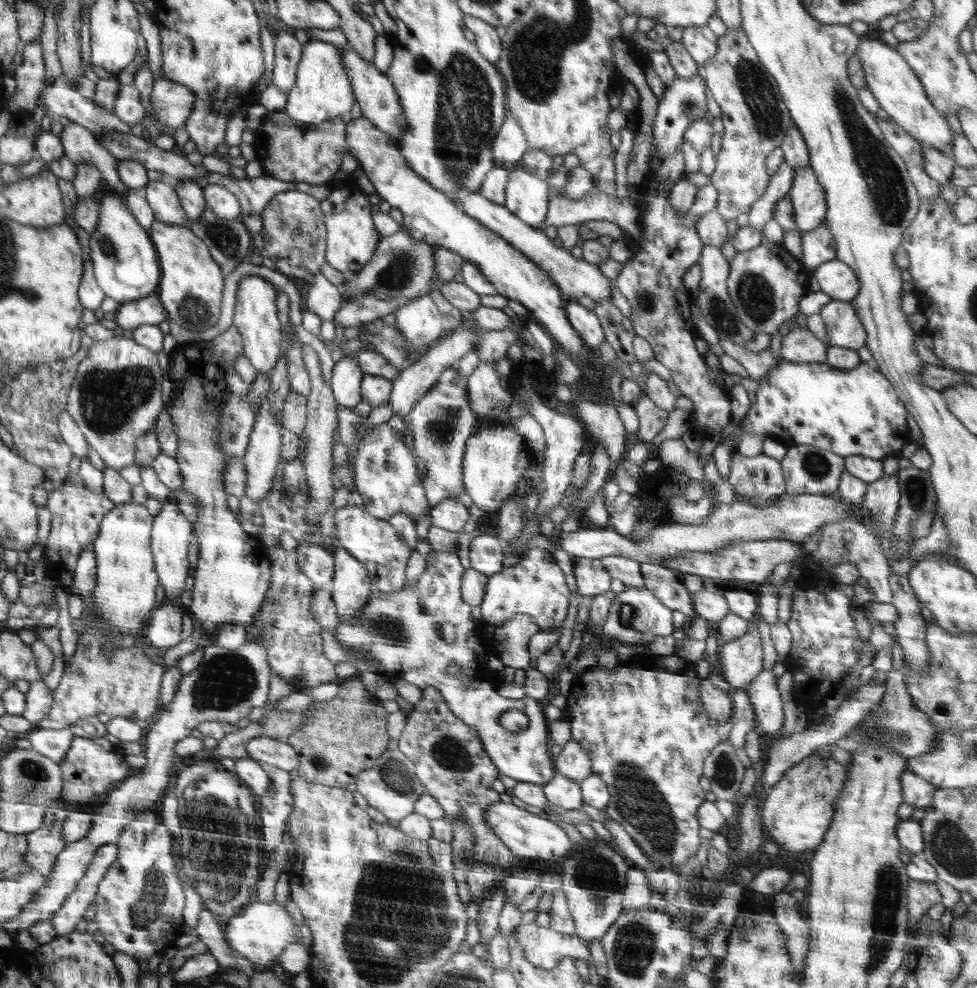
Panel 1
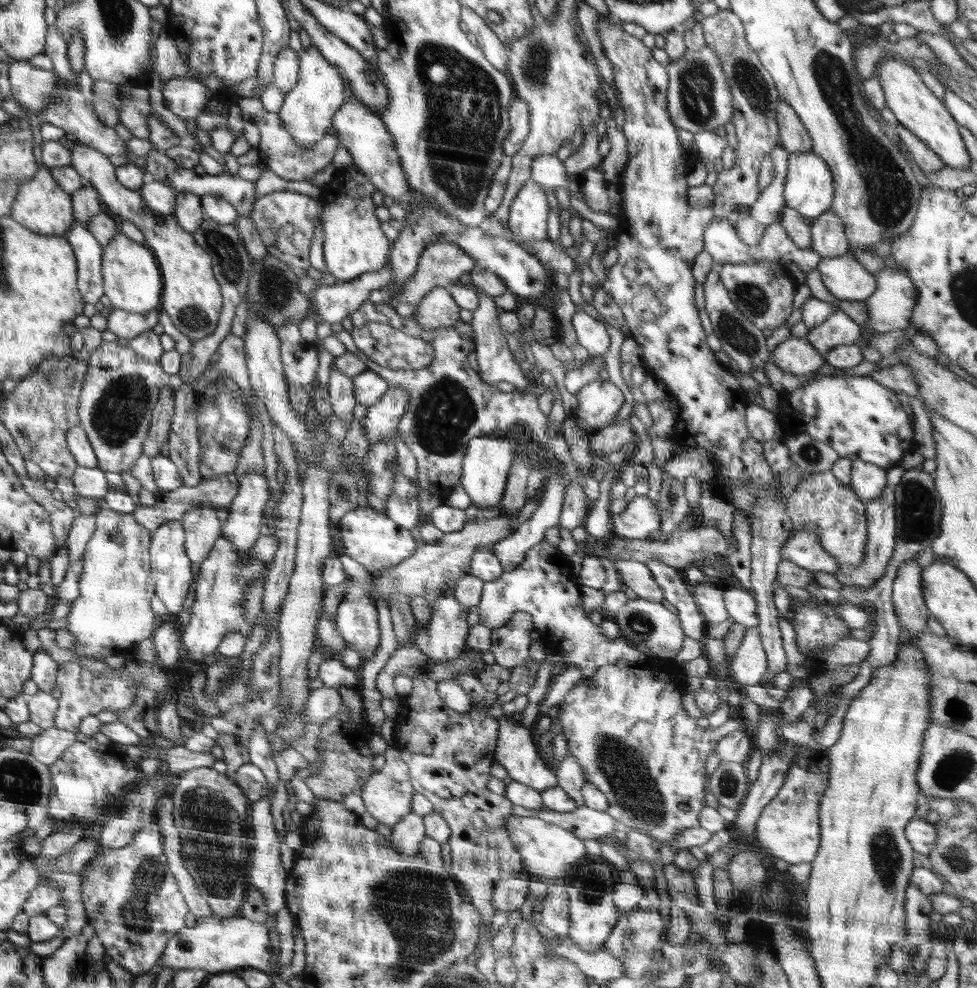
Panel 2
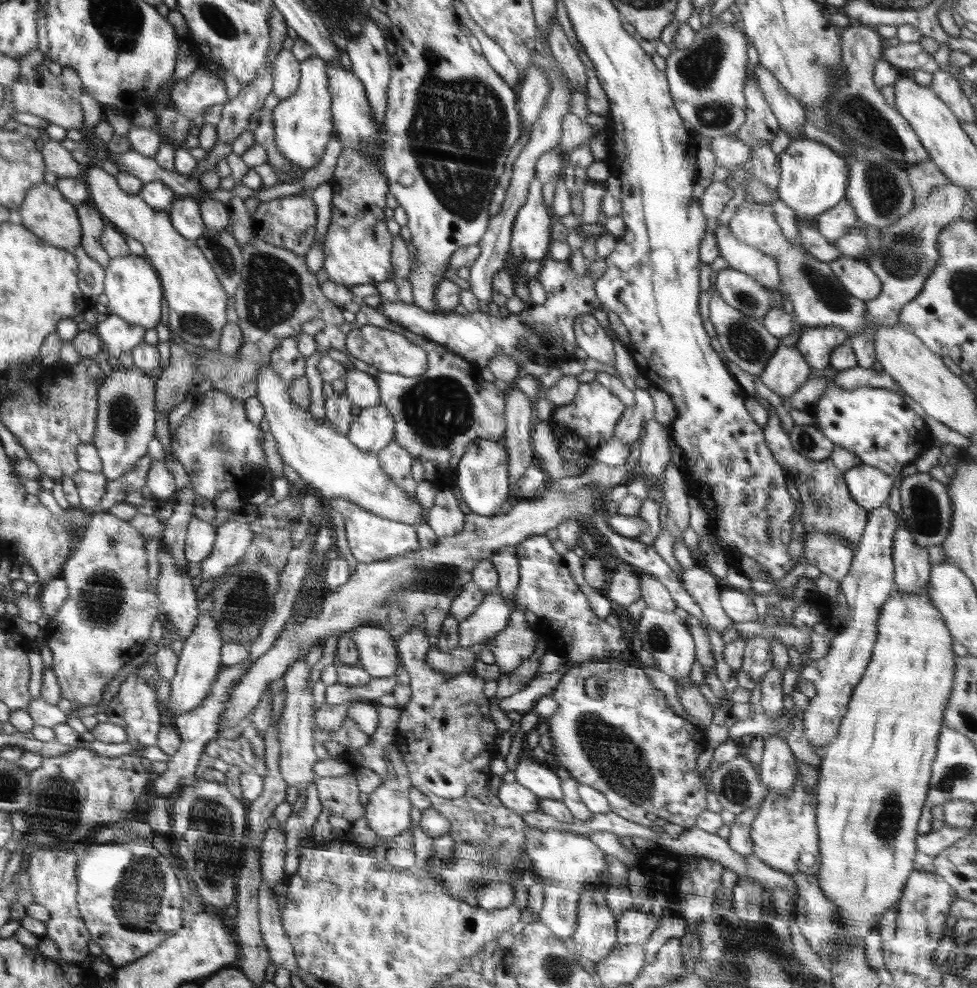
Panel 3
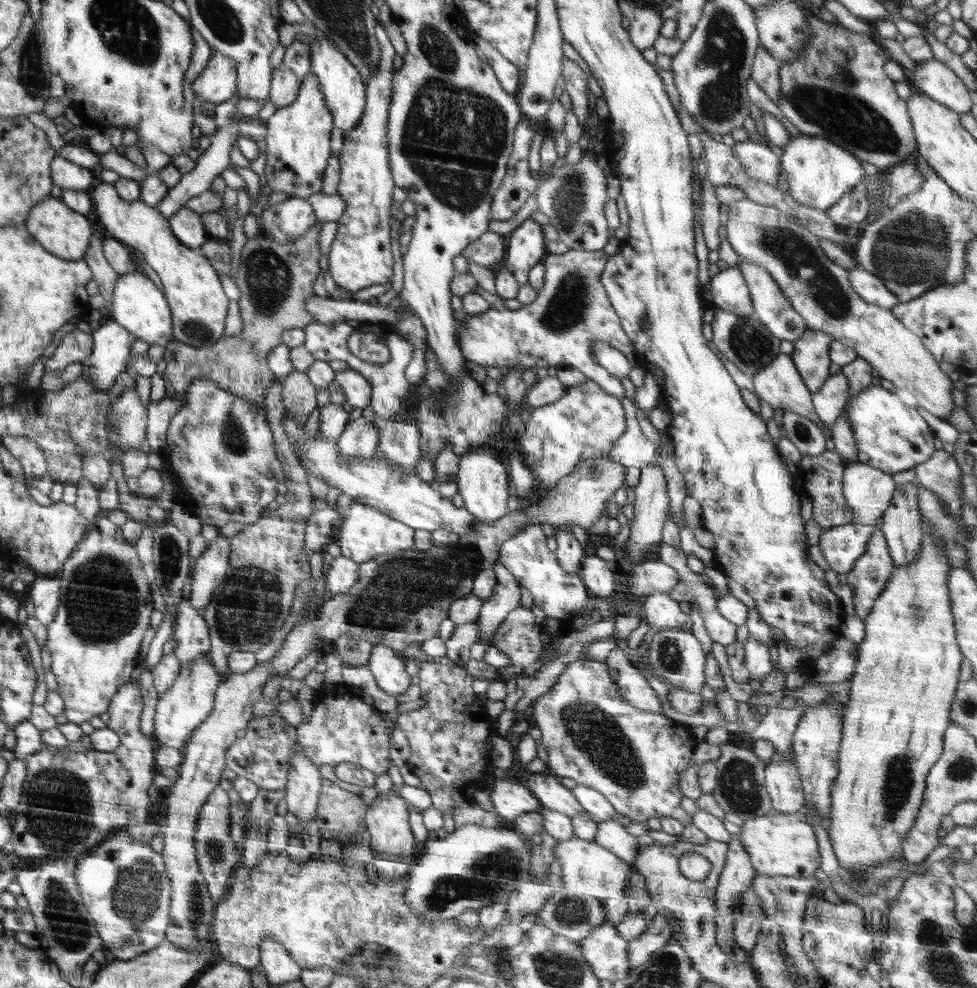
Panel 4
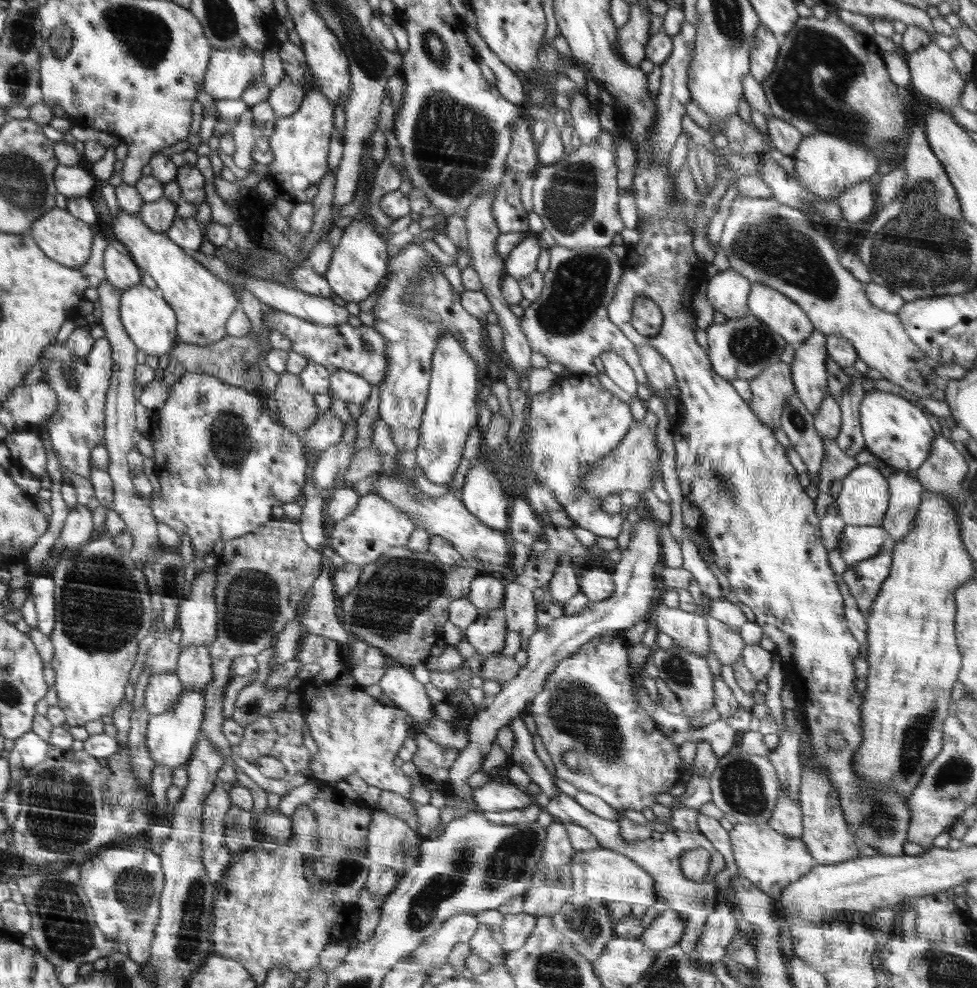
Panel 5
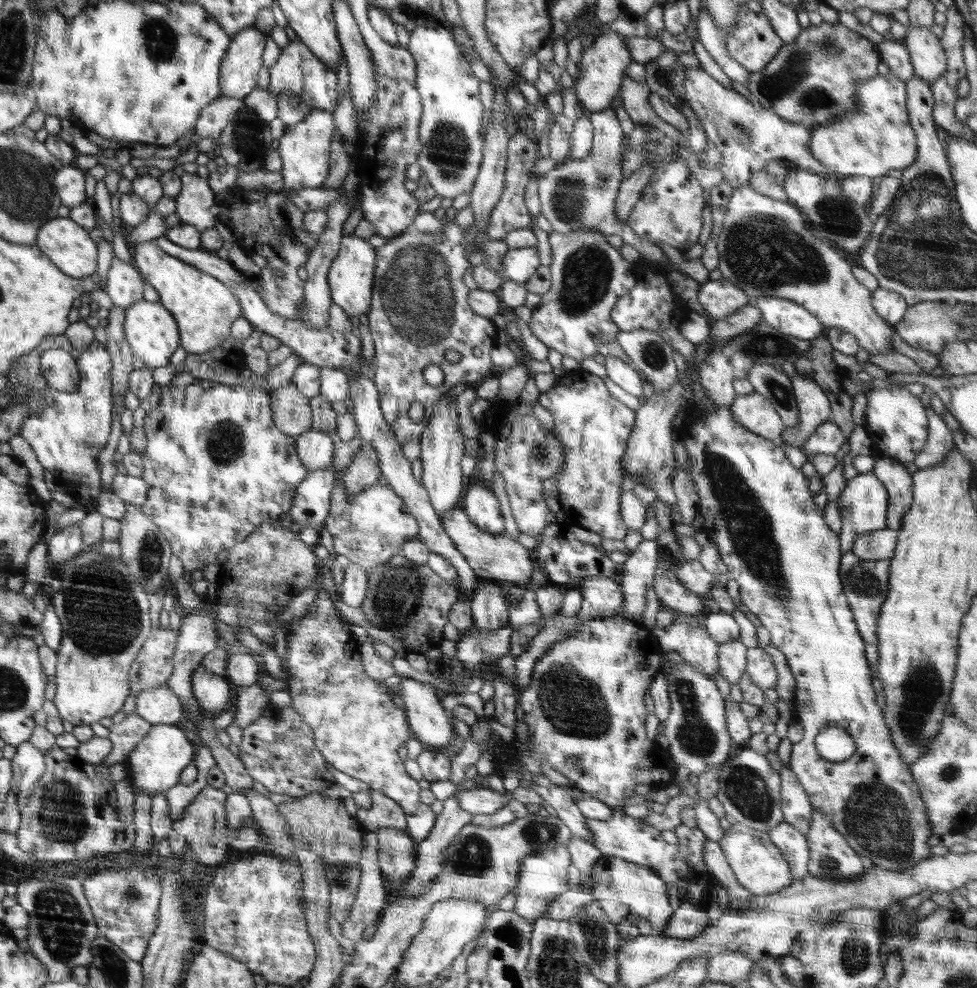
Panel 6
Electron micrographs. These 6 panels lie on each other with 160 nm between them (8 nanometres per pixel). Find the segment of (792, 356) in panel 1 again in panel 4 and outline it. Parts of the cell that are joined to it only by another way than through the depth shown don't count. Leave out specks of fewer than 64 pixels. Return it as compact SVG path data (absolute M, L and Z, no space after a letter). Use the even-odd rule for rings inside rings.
M781 353L760 372L752 376L757 395L774 410L790 410L809 418L818 425L826 440L832 438L826 424L822 424L814 406L811 392L804 384L793 358Z

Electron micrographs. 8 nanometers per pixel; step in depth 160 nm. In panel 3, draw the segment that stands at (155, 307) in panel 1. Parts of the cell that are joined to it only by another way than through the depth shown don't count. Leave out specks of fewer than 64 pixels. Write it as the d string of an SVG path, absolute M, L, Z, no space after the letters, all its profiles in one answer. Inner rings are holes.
M108 314L108 317L94 327L98 332L99 340L107 344L105 356L112 354L112 358L120 356L121 352L132 350L143 341L145 328L135 325L122 317Z

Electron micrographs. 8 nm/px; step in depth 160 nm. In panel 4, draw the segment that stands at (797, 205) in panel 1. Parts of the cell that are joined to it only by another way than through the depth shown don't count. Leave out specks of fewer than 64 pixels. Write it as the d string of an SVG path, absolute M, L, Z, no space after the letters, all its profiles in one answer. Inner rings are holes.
M812 134L793 137L783 148L780 160L781 168L784 168L787 176L789 195L804 206L824 211L867 176L859 158L837 144Z

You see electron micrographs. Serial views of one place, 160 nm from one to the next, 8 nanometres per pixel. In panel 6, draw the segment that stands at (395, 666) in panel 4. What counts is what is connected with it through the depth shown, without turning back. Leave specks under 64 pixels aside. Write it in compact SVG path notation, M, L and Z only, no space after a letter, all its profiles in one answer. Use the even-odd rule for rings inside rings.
M403 678L398 692L412 736L420 740L424 748L442 750L451 741L455 728L436 696L436 688Z

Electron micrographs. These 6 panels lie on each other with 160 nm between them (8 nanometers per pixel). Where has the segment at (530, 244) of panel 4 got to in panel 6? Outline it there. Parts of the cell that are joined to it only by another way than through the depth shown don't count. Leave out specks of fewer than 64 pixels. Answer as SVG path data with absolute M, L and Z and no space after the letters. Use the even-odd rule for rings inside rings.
M535 247L509 250L502 257L503 272L508 280L524 284L540 266L539 254Z

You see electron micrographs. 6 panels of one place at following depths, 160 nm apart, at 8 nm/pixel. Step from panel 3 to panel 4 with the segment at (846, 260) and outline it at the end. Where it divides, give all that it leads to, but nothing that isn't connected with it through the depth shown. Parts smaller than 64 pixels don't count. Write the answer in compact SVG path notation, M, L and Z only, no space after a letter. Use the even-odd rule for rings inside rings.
M860 265L848 269L848 278L850 286L866 301L878 306L891 309L892 306L898 304L899 300L893 292L890 292L882 280Z

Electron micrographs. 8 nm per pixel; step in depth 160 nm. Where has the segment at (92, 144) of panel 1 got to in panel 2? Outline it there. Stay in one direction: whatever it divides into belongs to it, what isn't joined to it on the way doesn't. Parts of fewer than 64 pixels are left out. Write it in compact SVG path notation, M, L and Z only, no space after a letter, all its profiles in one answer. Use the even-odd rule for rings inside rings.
M76 142L72 152L74 170L89 182L102 198L104 210L118 219L129 220L142 232L145 243L151 251L158 252L158 260L162 260L162 272L166 272L166 300L162 300L162 308L182 334L193 341L203 339L216 328L222 308L222 293L213 273L211 256L195 241L190 232L182 229L174 214L162 215L154 212L144 204L145 197L138 189L129 189L119 182L116 167L110 163L107 155L90 145Z

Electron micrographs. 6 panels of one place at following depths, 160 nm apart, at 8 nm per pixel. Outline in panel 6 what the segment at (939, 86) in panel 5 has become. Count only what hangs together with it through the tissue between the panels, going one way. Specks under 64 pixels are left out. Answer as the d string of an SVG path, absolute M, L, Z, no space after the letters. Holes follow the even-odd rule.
M908 24L903 41L910 55L913 74L934 83L947 69L947 58L941 41L926 27L912 27Z

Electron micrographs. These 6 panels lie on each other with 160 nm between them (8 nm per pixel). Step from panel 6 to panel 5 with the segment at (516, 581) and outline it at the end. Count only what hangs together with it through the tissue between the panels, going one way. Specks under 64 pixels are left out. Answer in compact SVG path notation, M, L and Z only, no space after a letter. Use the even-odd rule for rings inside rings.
M379 473L377 484L378 488L374 490L375 495L398 507L416 528L427 530L431 535L443 536L444 539L449 540L462 555L464 562L470 568L478 570L478 576L499 575L503 578L504 569L507 566L512 568L512 554L508 553L508 544L506 543L504 531L482 524L466 510L456 493L447 493L438 496L438 498L430 498L420 489L416 494L416 490L406 486L406 483L400 482L396 478L388 478L382 473Z

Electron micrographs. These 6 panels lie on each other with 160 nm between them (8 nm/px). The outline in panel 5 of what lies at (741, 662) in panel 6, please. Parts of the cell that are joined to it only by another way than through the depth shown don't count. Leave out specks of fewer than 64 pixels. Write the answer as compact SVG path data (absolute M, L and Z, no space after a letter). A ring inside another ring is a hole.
M705 614L710 639L709 646L722 665L730 665L741 658L745 642L740 633L724 622Z

